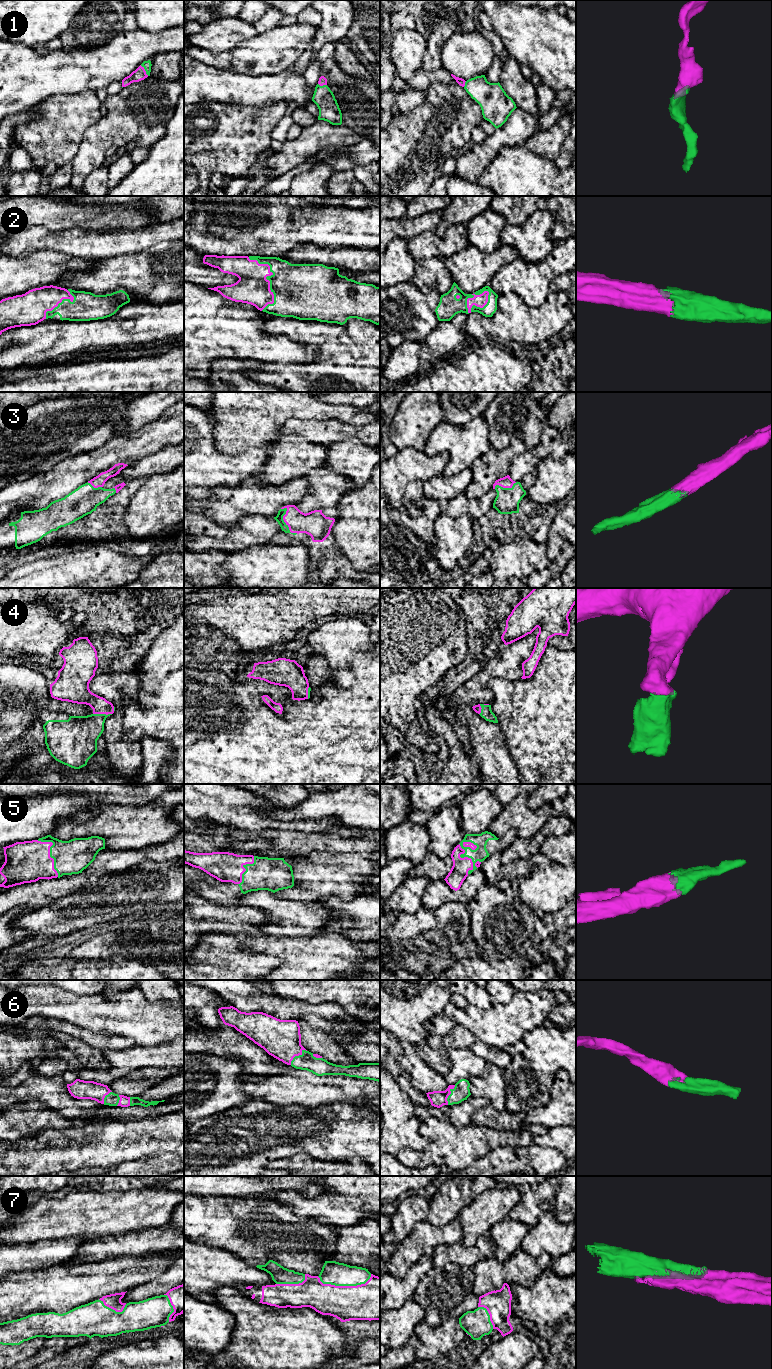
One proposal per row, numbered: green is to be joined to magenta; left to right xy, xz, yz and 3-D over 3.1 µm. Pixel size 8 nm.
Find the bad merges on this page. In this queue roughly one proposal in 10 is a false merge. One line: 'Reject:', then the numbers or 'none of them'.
Reject: none of them

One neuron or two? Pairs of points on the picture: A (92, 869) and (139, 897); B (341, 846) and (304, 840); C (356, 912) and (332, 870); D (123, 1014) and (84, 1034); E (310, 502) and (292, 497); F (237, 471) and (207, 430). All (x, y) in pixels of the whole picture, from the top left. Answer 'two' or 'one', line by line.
A: two
B: one
C: two
D: two
E: two
F: one

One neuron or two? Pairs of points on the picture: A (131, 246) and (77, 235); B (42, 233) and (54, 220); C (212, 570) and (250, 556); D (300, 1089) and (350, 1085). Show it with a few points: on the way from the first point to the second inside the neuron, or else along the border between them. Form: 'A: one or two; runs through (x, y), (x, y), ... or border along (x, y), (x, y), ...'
A: one; runs through (118, 243), (90, 243)
B: two; border along (31, 227), (44, 226), (51, 231), (70, 228)
C: two; border along (222, 552), (224, 557), (221, 567), (230, 577)
D: one; runs through (312, 1090), (338, 1090)

